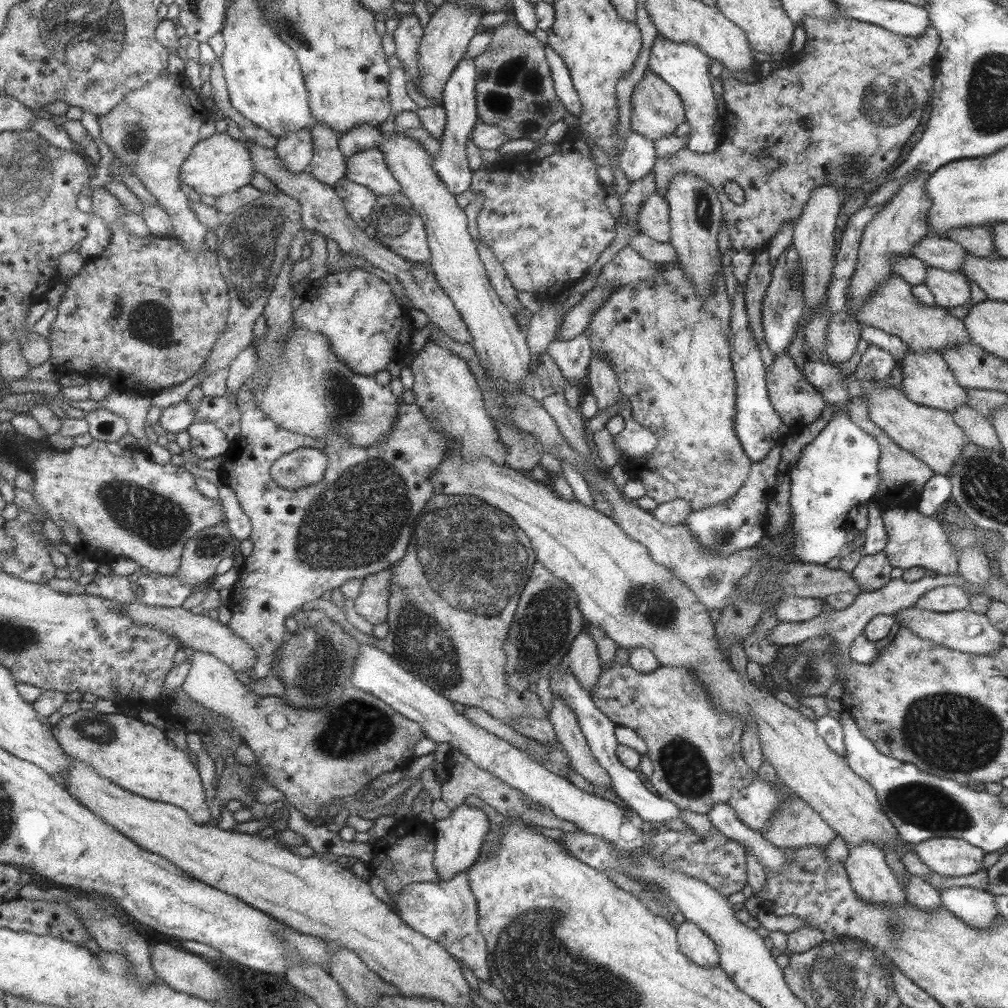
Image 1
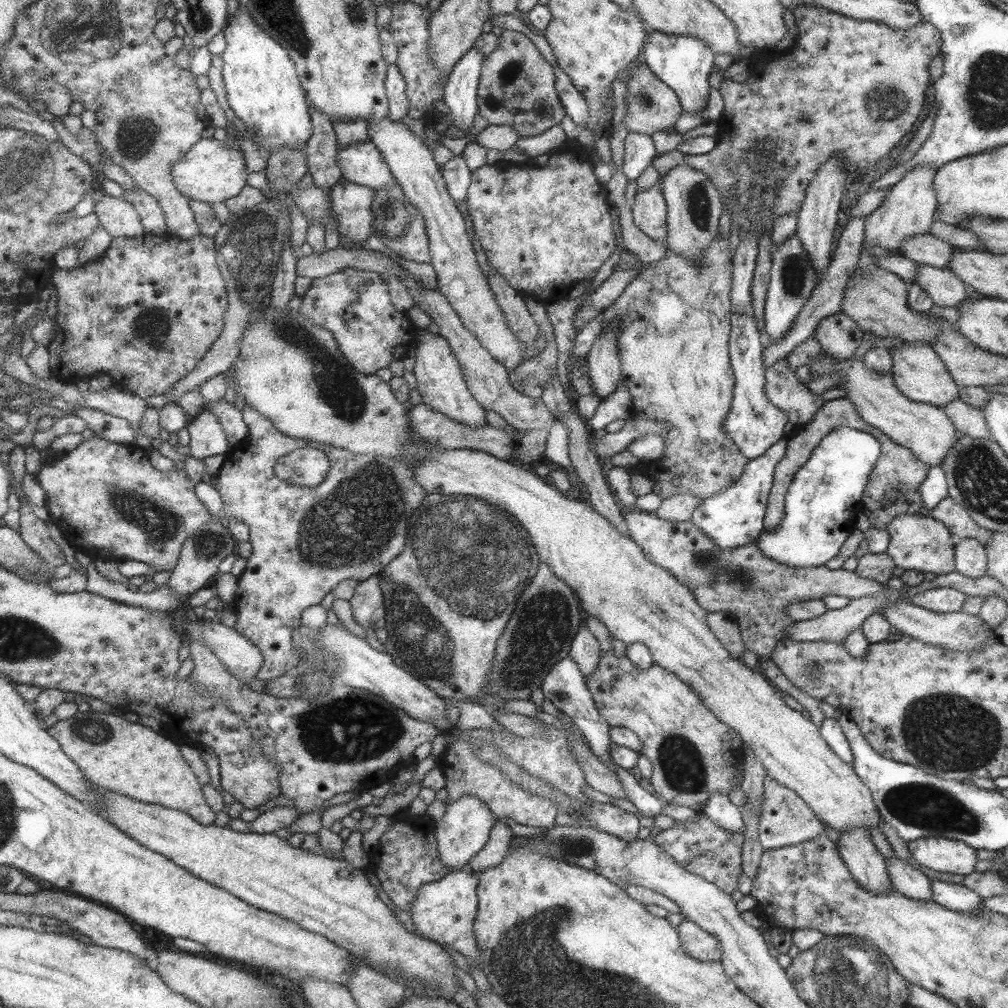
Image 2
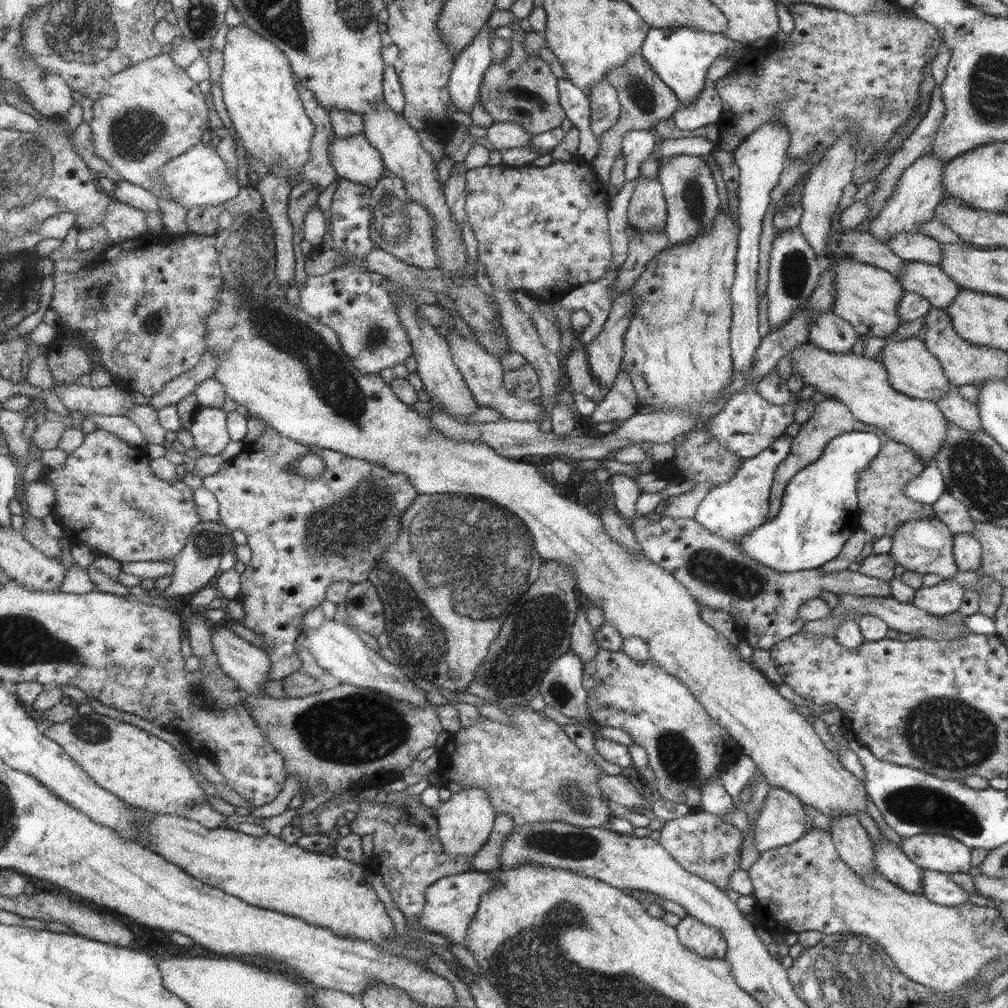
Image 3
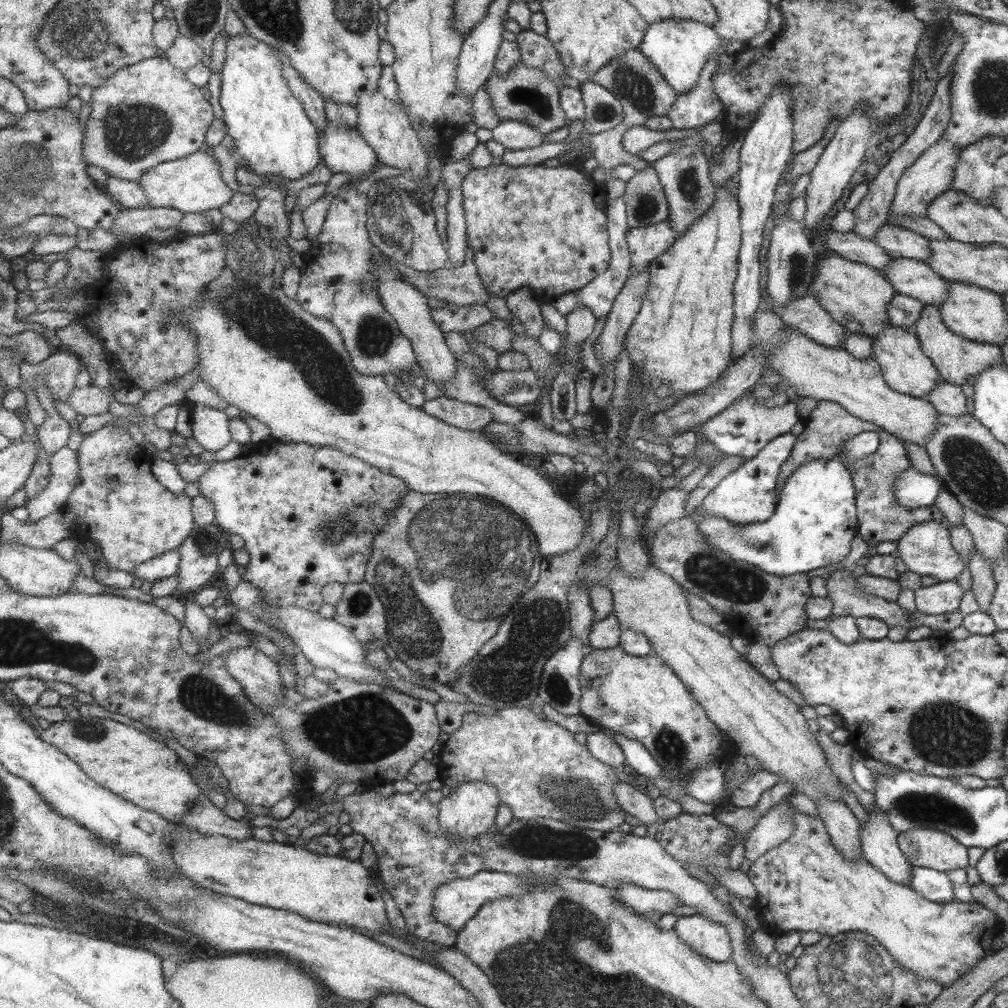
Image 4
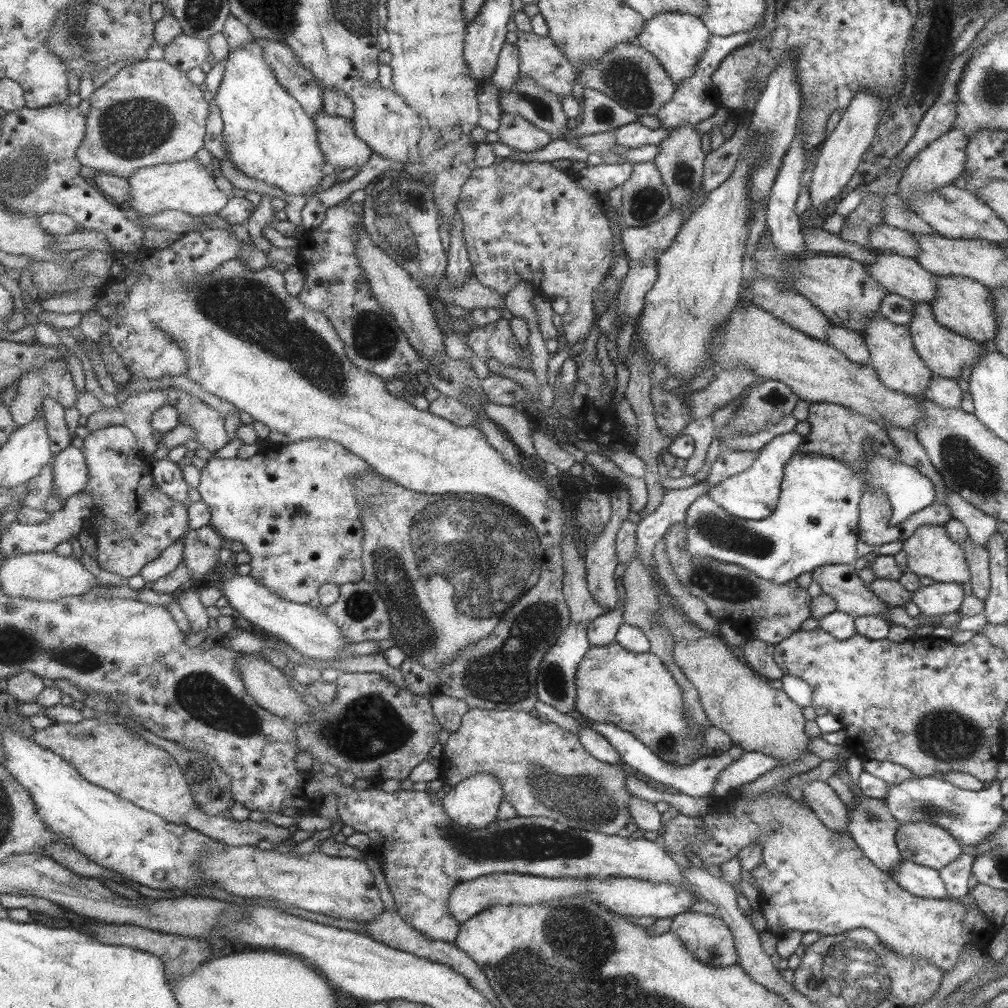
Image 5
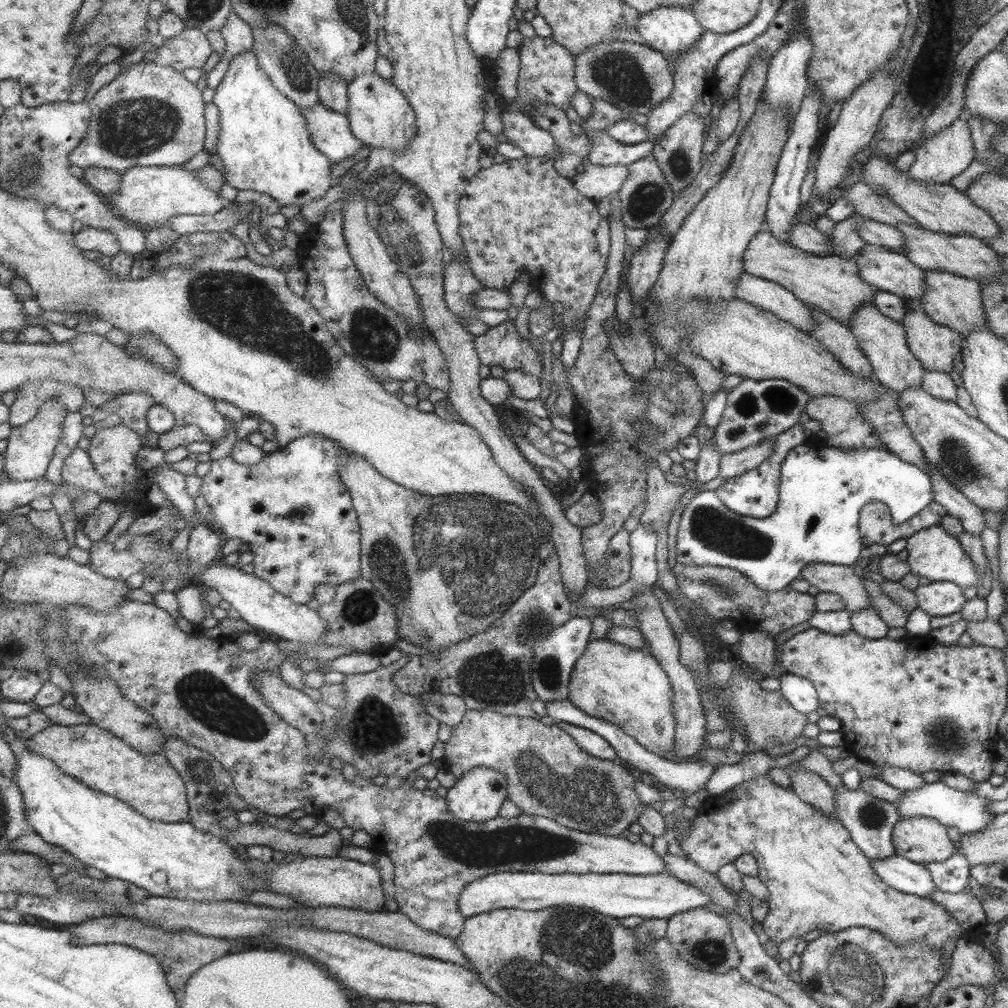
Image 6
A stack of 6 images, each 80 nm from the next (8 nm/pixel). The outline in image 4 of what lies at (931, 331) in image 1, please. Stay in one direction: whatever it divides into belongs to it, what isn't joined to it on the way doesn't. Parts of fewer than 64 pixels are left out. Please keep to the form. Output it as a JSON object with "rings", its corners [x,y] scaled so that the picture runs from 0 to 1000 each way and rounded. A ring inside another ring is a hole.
{"rings":[[[814,251],[808,262],[808,276],[804,282],[804,292],[820,312],[829,317],[840,329],[866,335],[876,324],[882,322],[880,302],[888,290],[879,278],[878,271],[850,259],[833,254]]]}

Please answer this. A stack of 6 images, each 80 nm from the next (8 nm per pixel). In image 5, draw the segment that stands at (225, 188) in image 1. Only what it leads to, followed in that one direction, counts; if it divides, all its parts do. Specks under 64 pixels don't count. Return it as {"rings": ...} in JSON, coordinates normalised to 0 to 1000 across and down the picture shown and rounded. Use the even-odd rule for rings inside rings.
{"rings":[[[194,158],[137,167],[127,177],[127,180],[129,183],[129,197],[125,206],[134,209],[140,215],[174,208],[186,210],[190,214],[216,213],[229,197],[223,193],[223,190],[215,187],[208,166],[195,162]]]}

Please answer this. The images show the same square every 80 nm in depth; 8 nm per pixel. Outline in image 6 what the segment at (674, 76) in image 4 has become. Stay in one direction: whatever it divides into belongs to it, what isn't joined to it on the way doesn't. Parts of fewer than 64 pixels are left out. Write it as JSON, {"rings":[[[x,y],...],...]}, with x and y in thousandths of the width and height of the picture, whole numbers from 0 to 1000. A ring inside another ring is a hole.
{"rings":[[[676,6],[652,8],[635,14],[632,32],[640,45],[657,53],[668,65],[668,59],[685,50],[698,29],[688,17],[686,9]]]}

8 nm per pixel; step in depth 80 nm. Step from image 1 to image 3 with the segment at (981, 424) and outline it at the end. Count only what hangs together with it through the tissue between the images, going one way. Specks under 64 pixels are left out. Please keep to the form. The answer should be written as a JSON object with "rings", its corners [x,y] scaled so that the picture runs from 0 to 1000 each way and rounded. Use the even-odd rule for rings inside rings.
{"rings":[[[942,384],[931,396],[927,397],[934,407],[935,413],[949,425],[957,428],[973,428],[973,418],[969,411],[968,402],[951,391],[950,385]]]}

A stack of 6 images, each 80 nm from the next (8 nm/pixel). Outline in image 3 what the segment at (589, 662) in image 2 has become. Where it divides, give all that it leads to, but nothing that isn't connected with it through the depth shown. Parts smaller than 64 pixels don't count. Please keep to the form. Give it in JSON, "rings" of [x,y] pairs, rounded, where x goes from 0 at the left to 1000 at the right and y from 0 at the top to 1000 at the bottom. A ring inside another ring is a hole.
{"rings":[[[574,598],[569,619],[565,625],[564,645],[571,647],[571,650],[574,651],[578,658],[585,656],[594,645],[590,639],[589,625],[582,617],[580,602],[577,602],[576,598]]]}

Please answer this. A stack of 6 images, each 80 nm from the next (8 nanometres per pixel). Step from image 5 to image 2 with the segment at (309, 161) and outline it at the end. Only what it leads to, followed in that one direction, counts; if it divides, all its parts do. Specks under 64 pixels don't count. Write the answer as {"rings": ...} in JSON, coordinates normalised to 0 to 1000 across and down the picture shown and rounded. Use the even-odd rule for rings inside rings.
{"rings":[[[239,6],[233,19],[227,20],[221,32],[224,40],[224,47],[220,54],[222,56],[221,78],[225,84],[226,100],[233,110],[233,115],[241,120],[244,129],[250,133],[258,153],[266,158],[269,153],[282,145],[304,147],[311,135],[312,123],[308,114],[308,104],[304,98],[304,89],[301,88],[300,79],[288,52],[269,37],[264,29],[259,28],[253,18],[249,17],[249,13],[245,13],[245,9]]]}

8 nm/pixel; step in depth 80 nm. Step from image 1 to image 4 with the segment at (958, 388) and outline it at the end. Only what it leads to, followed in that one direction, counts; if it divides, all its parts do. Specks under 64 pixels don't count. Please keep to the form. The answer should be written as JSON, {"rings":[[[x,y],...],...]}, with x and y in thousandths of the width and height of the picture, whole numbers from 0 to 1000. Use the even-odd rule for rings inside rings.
{"rings":[[[882,321],[864,336],[866,345],[863,348],[863,355],[873,362],[879,381],[888,389],[900,390],[914,396],[934,378],[926,358],[915,348],[911,334],[899,325]]]}

